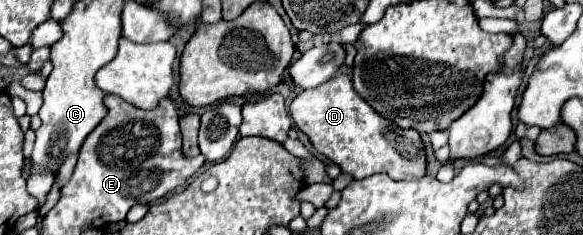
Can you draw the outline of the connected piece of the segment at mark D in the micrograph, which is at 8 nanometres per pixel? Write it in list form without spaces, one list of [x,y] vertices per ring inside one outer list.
[[[337,74],[329,82],[297,94],[291,102],[291,118],[295,126],[307,134],[313,148],[335,162],[343,174],[353,176],[353,180],[379,172],[393,180],[415,180],[425,176],[427,156],[419,132],[413,128],[403,130],[373,112],[373,108],[357,96],[347,74]]]

